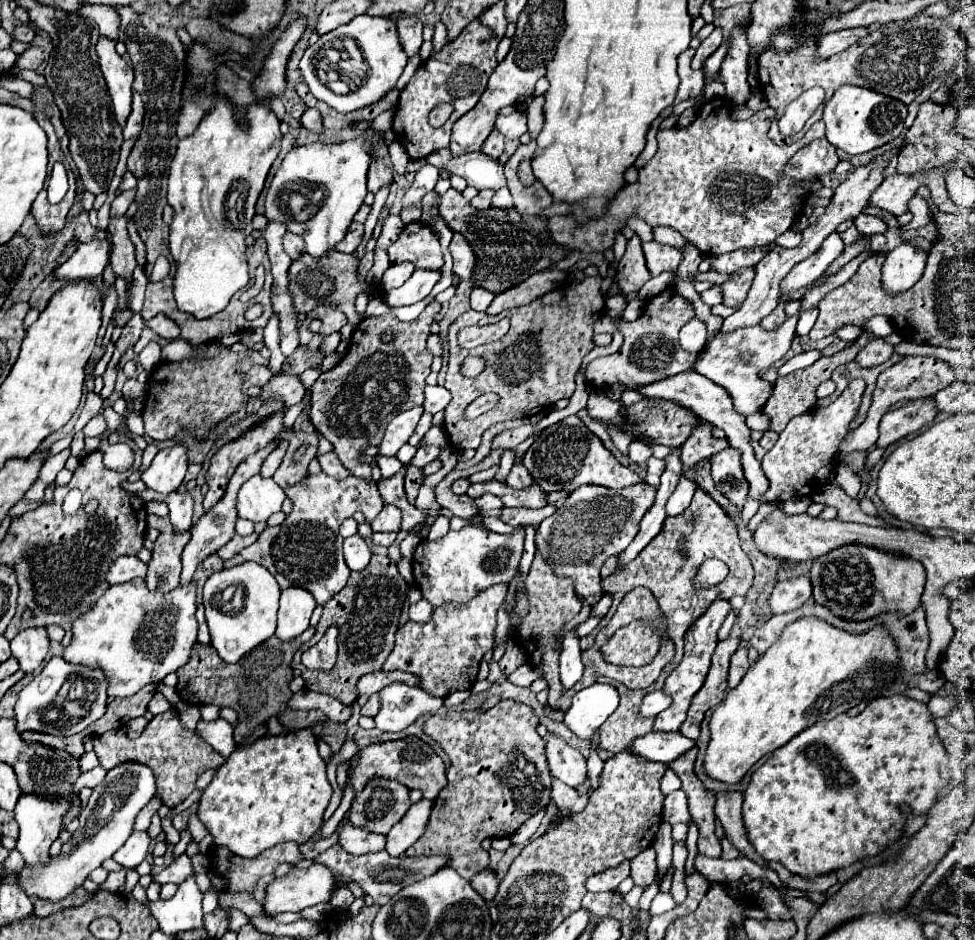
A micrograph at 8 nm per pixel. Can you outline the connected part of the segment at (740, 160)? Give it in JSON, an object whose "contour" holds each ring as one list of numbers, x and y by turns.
{"contour":[[713,98,701,106,689,126,659,130,657,154,639,172,639,182,627,184,617,194,603,218,583,228,571,216,551,216,545,220,553,244,587,254,605,252,613,248,615,234,625,228,631,216,645,220,651,228,669,226,703,254,711,252,713,256,775,242,803,212,809,190,799,184,817,180,815,176,807,180,789,178,787,186,783,168,803,144,825,138,825,124,821,120,815,122,799,142,781,148,767,136,775,110,765,108,749,120,735,120,733,108,731,100]]}

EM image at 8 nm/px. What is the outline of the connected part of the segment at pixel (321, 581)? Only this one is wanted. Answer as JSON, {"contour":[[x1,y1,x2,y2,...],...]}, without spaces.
{"contour":[[323,472,307,476,291,488,285,488,285,494,293,502,293,512,285,518,285,522,273,528,267,526,259,534,259,540,227,560,225,568,233,568,243,562,257,562,275,576,281,588,301,586,313,594,317,604,325,604,349,580,349,568,345,566,341,550,343,538,339,536,341,522,355,512,373,520,381,512,383,500,375,482,357,480,353,476,335,480]]}

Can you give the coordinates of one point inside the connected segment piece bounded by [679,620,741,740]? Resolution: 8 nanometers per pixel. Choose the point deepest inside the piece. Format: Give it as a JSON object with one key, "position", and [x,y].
{"position":[712,692]}

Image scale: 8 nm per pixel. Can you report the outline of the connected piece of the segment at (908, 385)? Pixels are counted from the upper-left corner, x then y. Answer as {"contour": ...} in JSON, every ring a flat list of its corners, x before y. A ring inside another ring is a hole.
{"contour":[[903,356,901,362,897,362,895,366,883,370,877,378,877,386,873,390,873,402,871,402,871,408,869,408,869,414,865,418,865,422,853,430,853,434,849,434,841,446,839,446,839,454,837,458,841,460,841,450,869,450,871,446,875,446,877,442,877,426,883,418,883,414,899,400,913,400,913,398,925,398,925,396,935,396,939,390,947,388,949,384,957,382,957,376,953,372,953,368,939,360,939,358,933,358,933,356]]}

